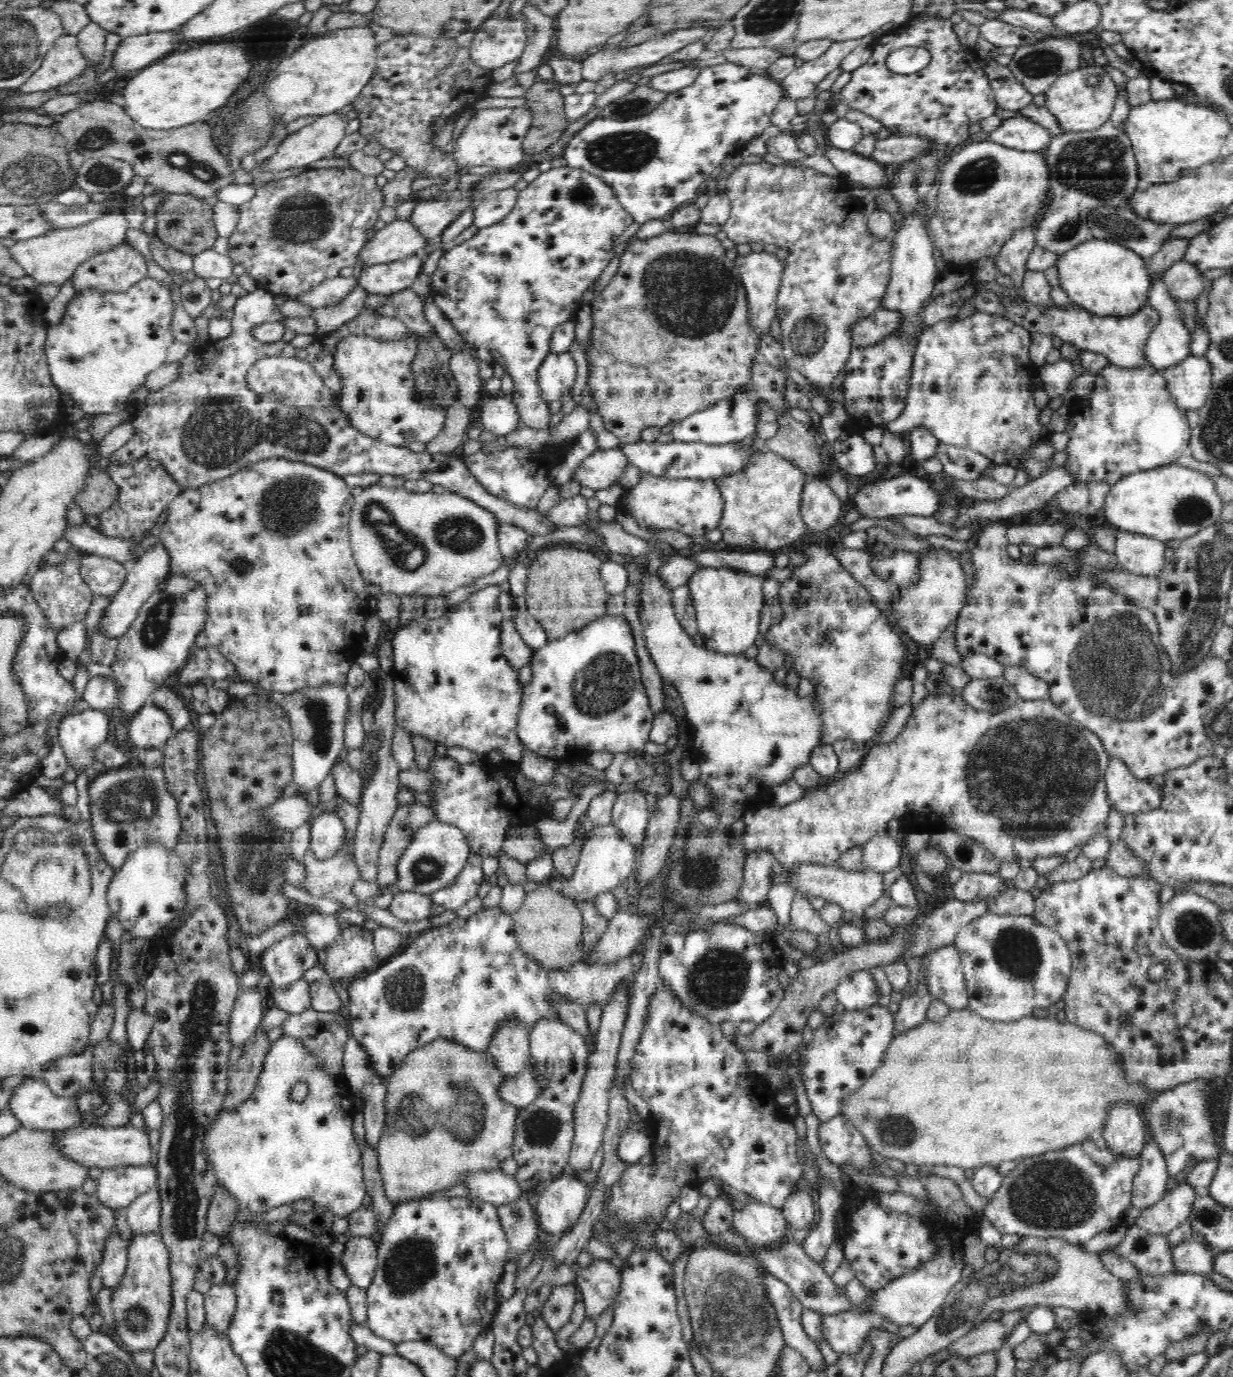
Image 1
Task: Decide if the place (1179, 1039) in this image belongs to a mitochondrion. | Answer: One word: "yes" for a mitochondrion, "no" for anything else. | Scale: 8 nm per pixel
no

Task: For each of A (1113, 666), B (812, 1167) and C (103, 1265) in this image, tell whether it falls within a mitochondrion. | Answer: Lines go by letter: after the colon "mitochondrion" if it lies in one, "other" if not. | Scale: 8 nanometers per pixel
A: mitochondrion
B: other
C: other

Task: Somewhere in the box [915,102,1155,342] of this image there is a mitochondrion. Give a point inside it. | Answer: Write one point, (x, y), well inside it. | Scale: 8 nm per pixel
(1096, 165)

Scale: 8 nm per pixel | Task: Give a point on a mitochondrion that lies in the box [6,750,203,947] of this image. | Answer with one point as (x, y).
(129, 800)

